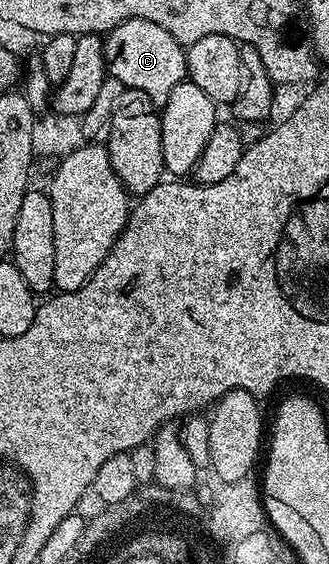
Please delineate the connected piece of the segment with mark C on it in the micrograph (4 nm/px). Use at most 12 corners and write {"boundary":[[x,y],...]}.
{"boundary":[[155,21],[104,36],[122,88],[164,104],[186,82],[186,48]]}

